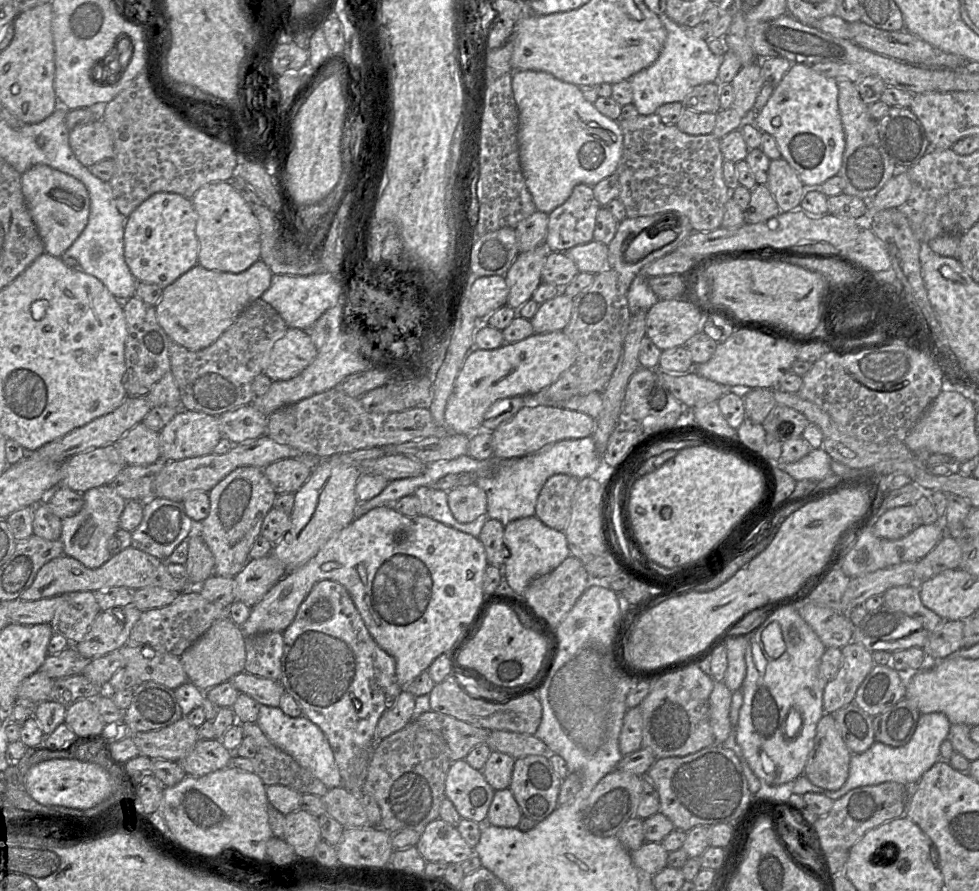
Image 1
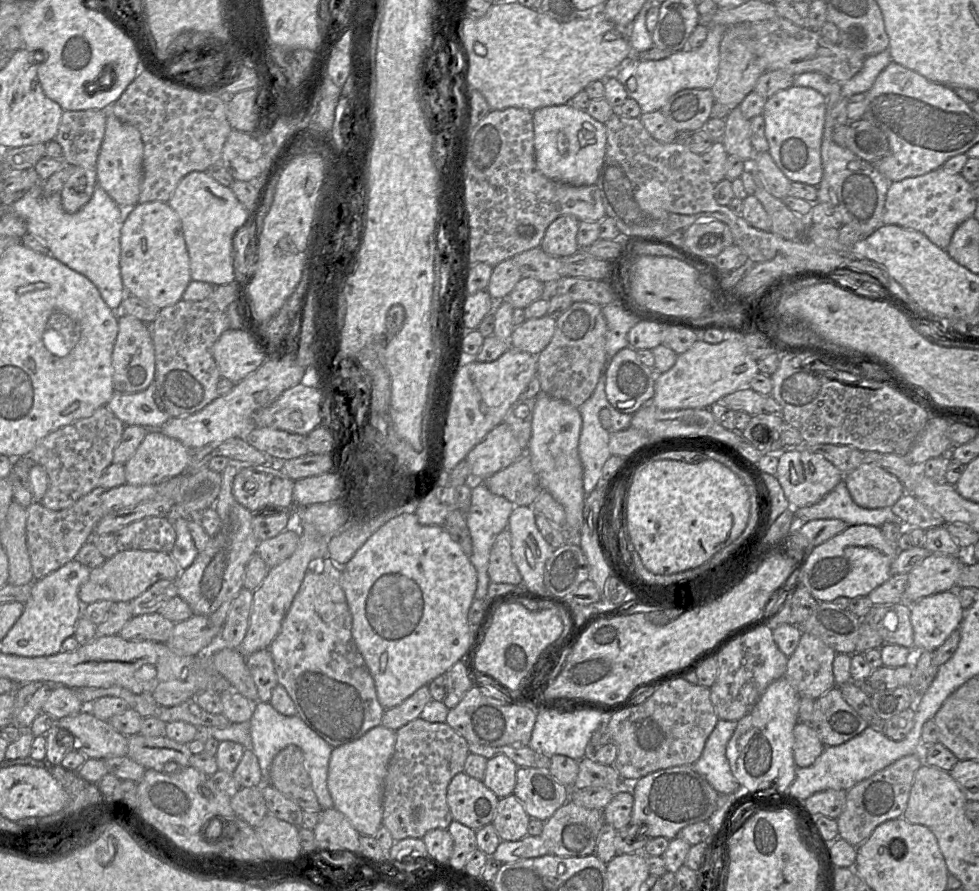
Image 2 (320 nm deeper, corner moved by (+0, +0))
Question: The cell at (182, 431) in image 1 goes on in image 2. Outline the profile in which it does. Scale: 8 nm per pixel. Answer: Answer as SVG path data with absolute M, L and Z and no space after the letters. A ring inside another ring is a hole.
M159 429L148 430L135 453L124 464L125 480L133 486L152 485L185 472L192 451Z

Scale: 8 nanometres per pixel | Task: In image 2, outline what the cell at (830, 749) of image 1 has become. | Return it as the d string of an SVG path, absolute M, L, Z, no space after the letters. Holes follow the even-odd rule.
M797 722L793 729L794 762L797 767L809 767L824 750L824 744L809 723Z

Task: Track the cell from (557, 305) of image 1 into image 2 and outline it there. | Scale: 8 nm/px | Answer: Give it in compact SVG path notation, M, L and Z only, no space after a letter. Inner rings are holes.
M545 315L526 319L515 327L510 337L510 347L538 355L550 343L555 332L556 319Z

